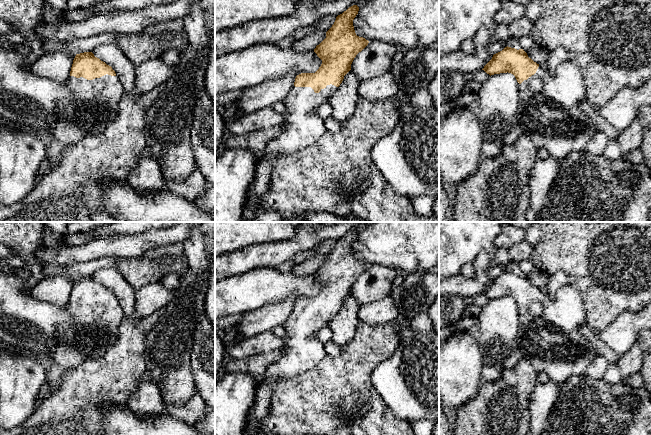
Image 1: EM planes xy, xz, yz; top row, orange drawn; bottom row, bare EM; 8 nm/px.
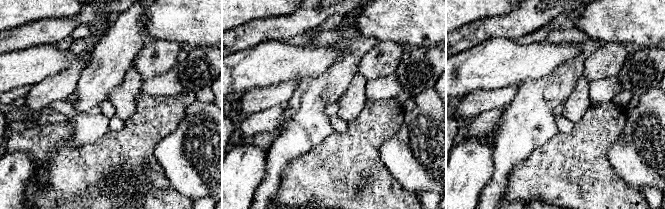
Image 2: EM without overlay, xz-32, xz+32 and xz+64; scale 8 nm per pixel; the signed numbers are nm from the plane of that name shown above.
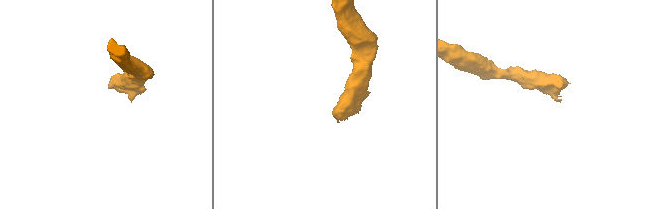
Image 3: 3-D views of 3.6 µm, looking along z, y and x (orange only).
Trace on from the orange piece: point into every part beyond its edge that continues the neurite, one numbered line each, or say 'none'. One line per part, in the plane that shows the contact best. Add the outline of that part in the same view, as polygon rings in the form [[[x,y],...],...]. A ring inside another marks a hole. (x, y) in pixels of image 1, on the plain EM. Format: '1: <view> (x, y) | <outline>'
1: xz (301, 352) | [[[330,308],[315,317],[311,311],[292,311],[283,325],[286,337],[281,347],[282,356],[268,368],[264,381],[257,388],[256,402],[243,435],[257,435],[258,424],[269,414],[271,395],[279,380],[311,370],[327,356],[324,343],[313,336],[321,328],[328,327],[337,312]]]

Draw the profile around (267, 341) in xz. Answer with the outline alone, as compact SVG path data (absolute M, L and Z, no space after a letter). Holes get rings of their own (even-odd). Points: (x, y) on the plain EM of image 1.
M271 331L264 332L252 338L227 346L226 355L233 359L242 359L251 355L264 354L275 349L281 349L283 339Z

